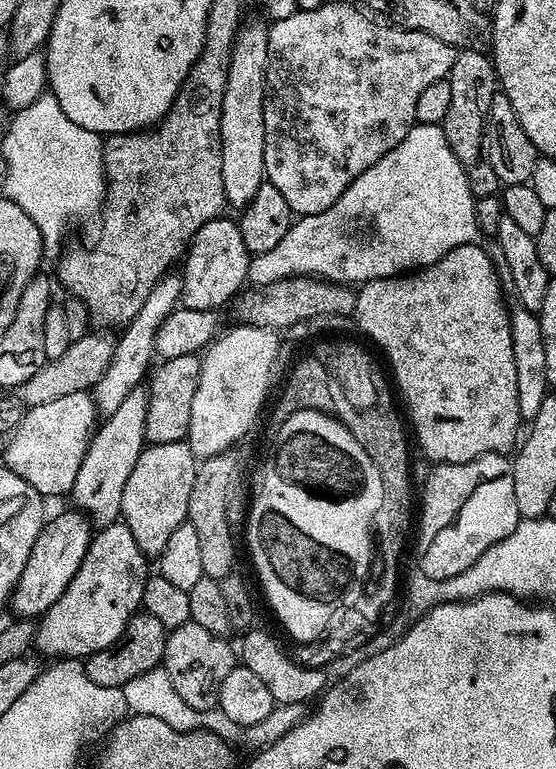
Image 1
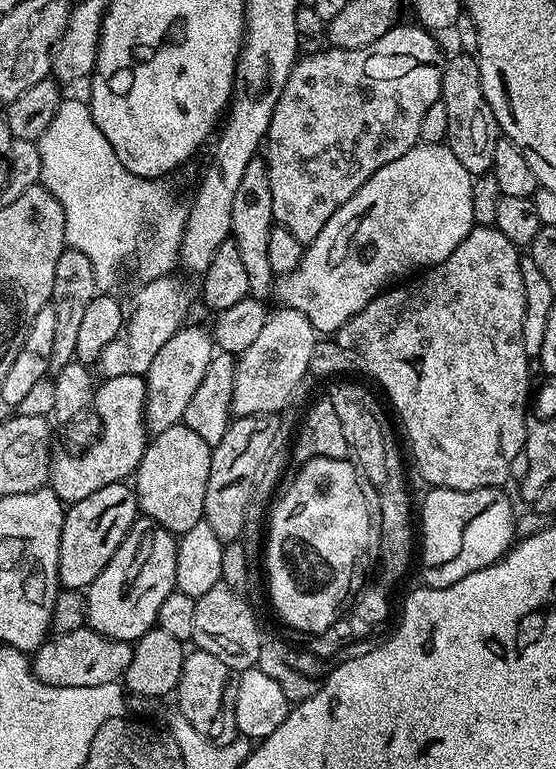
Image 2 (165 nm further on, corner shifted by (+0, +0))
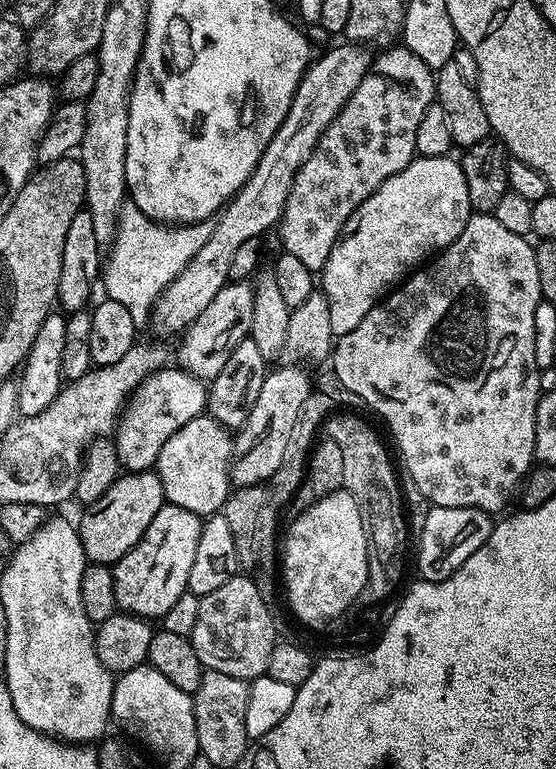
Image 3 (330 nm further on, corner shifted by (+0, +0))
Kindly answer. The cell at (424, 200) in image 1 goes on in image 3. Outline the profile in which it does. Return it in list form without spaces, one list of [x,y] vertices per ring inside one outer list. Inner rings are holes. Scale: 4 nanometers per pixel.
[[[451,155],[416,156],[401,172],[386,178],[386,182],[382,182],[382,186],[378,186],[378,190],[370,194],[370,198],[366,198],[354,214],[350,214],[340,239],[330,250],[330,258],[326,258],[323,272],[319,273],[319,287],[329,302],[333,337],[350,334],[350,330],[354,330],[354,326],[370,314],[372,307],[379,304],[401,281],[411,276],[429,258],[449,248],[454,238],[466,230],[466,222],[473,214],[462,166],[459,159]]]

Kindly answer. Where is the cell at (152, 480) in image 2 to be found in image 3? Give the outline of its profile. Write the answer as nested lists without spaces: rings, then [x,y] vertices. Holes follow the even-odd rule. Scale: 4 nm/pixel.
[[[201,414],[198,418],[186,422],[182,430],[170,434],[166,446],[162,446],[158,454],[154,469],[157,478],[162,482],[165,501],[174,506],[182,506],[182,510],[190,510],[195,516],[201,518],[217,515],[223,509],[224,503],[228,501],[230,491],[228,471],[232,465],[233,439],[233,433],[229,429],[223,428],[215,418],[207,414]]]

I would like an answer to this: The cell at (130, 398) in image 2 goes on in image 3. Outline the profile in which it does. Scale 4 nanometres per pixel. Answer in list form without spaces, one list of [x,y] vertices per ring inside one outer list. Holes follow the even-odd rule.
[[[165,366],[148,376],[131,393],[124,405],[120,423],[114,433],[114,447],[121,465],[128,472],[147,472],[155,469],[156,459],[170,439],[170,434],[182,430],[186,422],[205,411],[208,390],[205,381],[192,376],[179,366]],[[173,367],[173,368],[172,368]],[[116,440],[116,441],[115,441]]]

